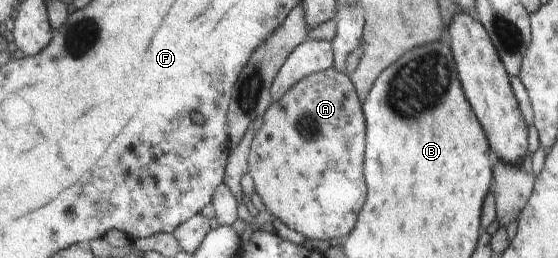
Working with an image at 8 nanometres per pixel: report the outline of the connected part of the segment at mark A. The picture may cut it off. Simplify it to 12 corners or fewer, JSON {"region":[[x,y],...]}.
{"region":[[351,77],[299,81],[263,115],[248,172],[268,212],[343,240],[366,205]]}

